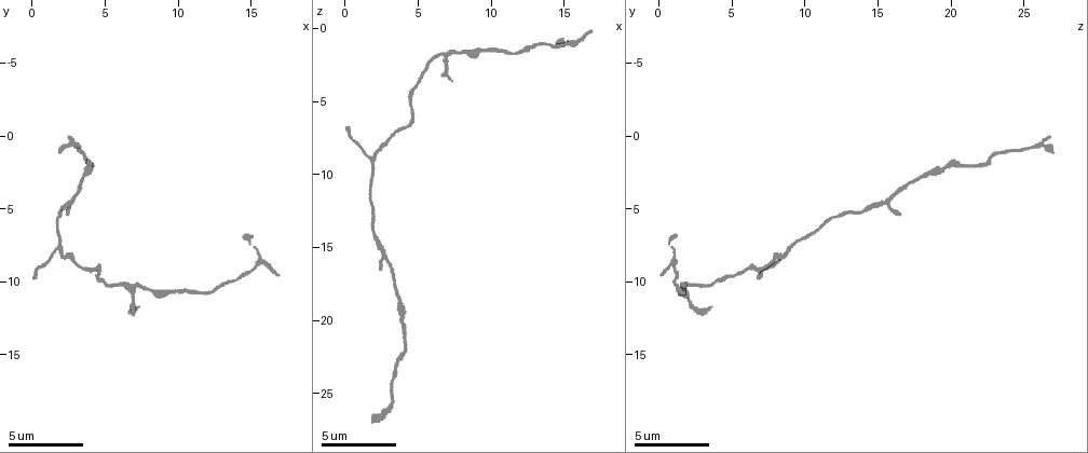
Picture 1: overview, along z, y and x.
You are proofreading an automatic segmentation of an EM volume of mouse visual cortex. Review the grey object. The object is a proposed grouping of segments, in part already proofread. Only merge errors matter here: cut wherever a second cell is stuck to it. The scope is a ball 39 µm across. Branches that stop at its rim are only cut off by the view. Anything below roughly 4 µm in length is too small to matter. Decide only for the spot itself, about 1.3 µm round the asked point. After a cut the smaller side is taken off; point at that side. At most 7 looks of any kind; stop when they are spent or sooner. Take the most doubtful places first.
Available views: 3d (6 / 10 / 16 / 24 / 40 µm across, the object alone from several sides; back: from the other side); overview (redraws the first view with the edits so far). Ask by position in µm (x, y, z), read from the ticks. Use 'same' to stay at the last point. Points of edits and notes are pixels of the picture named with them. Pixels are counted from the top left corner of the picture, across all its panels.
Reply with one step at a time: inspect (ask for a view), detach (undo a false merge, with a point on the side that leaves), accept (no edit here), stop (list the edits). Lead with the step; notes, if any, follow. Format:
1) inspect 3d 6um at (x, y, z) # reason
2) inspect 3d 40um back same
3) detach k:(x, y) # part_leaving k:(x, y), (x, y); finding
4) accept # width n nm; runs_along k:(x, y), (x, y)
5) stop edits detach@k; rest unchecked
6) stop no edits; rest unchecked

inspect 3d 10um at (1.8, 8.0, 8.6) # three arms meet

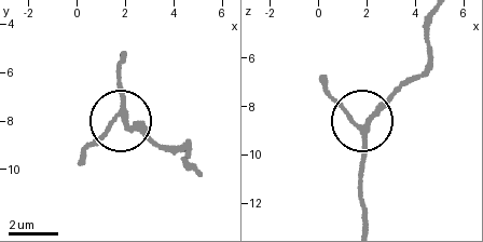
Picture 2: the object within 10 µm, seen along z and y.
accept # side_arm 22 um; runs_along 2:(366, 131), (361, 174); continuous, no second cell

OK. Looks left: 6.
inspect 3d 10um at (2.6, 4.4, 15.8) # small branch off a trunk

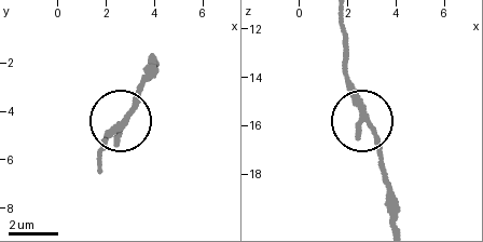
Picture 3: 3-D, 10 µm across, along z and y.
accept # arms 3; all the same cell

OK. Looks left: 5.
inspect 3d 10um at (4.0, 2.0, 20.0) # calibre changes

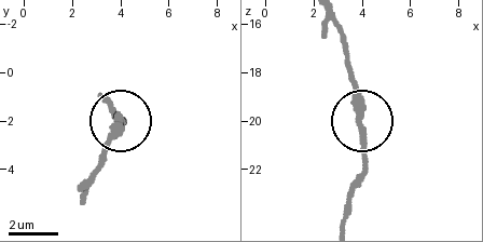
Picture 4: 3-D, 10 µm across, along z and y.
accept # width 300 nm; runs_along 4:(329, 17), (342, 36), (358, 92), (364, 129), (360, 183); one cell here

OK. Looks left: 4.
inspect 3d 16um at (4.6, 9.4, 5.4)

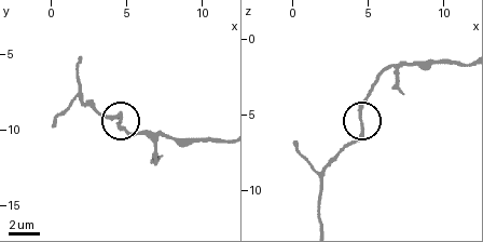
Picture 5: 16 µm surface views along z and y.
inspect 3d 6um at (4.6, 9.4, 5.2)

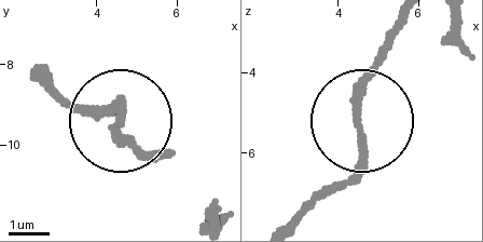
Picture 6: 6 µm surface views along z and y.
accept # width 180 nm; runs_along 6:(49, 77), (80, 105), (113, 111), (141, 156); continuous, no second cell

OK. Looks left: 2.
stop no edits; rest unchecked

